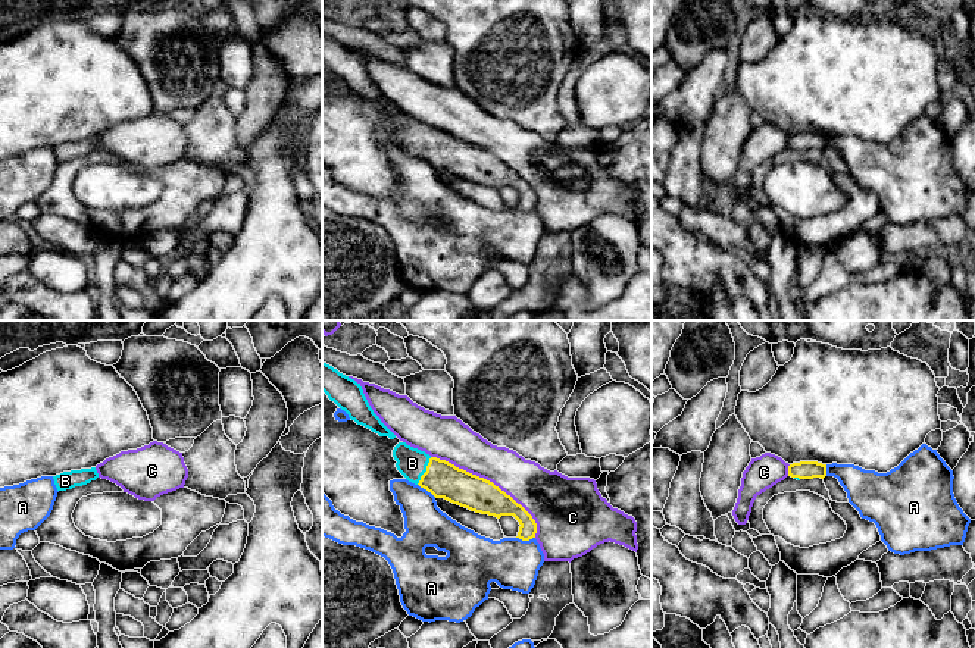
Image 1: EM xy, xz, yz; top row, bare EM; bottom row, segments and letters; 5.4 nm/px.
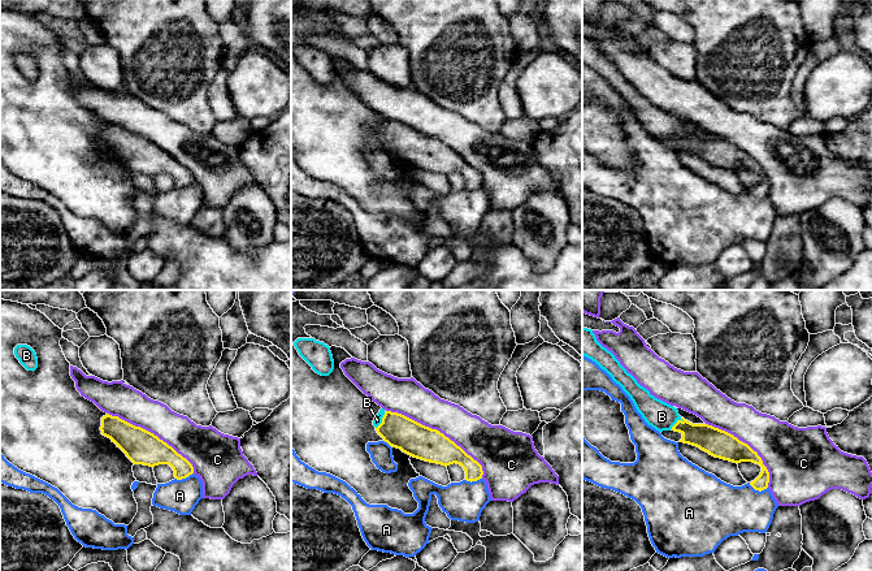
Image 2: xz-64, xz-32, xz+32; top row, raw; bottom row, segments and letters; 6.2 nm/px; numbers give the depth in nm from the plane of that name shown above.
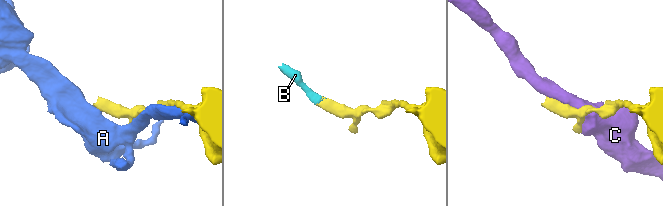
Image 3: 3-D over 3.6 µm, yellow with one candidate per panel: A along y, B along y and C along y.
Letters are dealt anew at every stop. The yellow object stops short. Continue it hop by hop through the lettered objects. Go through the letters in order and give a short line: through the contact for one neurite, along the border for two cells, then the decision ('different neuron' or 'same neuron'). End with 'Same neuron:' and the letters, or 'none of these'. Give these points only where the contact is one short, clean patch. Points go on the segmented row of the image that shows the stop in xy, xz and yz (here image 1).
A: different neuron
B: xz (443, 479), (427, 470), (412, 463) | same neuron
C: different neuron
Same neuron: B

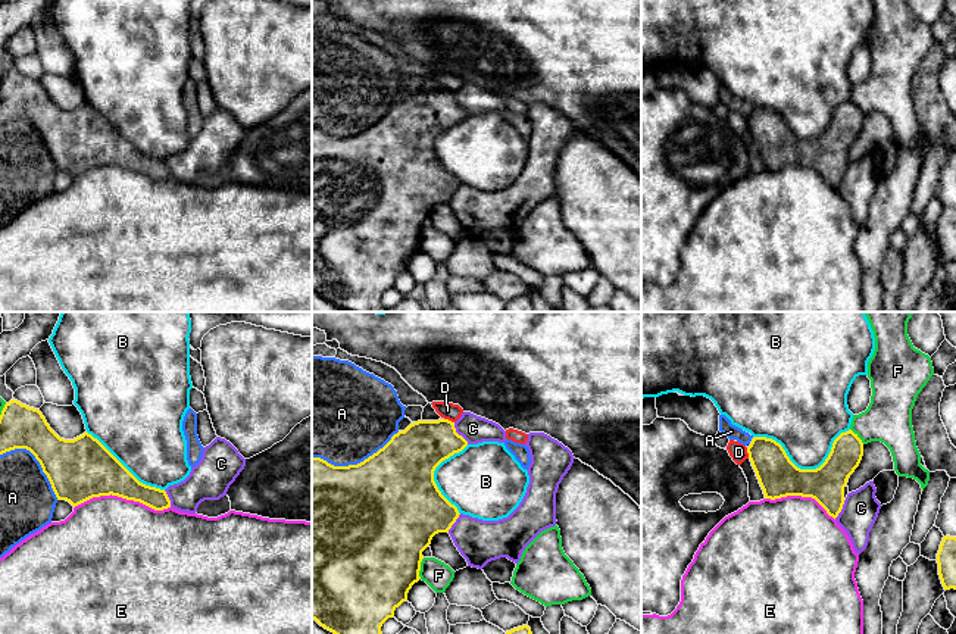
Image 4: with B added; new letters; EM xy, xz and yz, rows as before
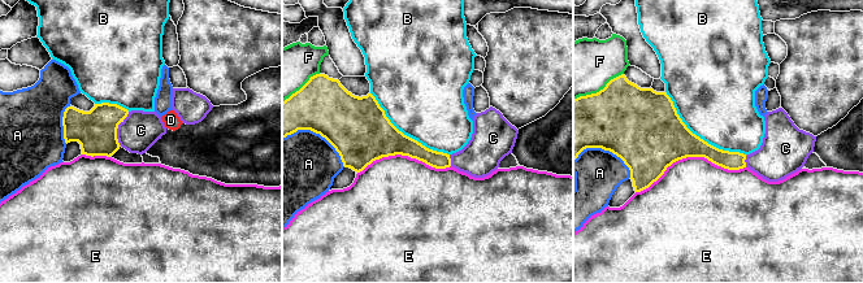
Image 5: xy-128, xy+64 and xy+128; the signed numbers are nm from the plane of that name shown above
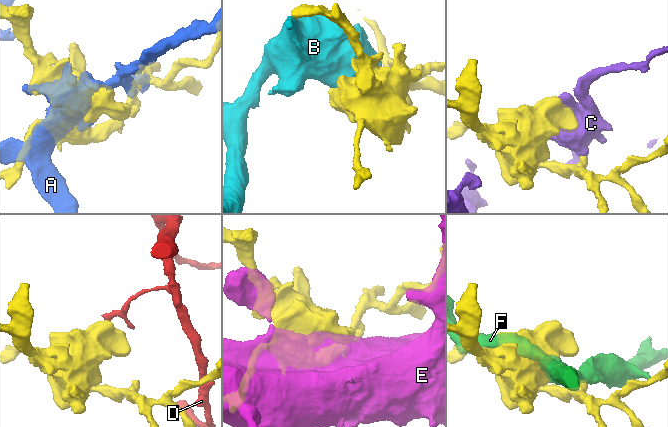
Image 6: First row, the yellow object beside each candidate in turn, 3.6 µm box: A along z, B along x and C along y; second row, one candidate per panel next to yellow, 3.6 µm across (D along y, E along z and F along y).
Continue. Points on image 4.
A: different neuron
B: different neuron
C: different neuron
D: yz (746, 447), (749, 458) | different neuron
E: different neuron
F: different neuron
Same neuron: none of these

